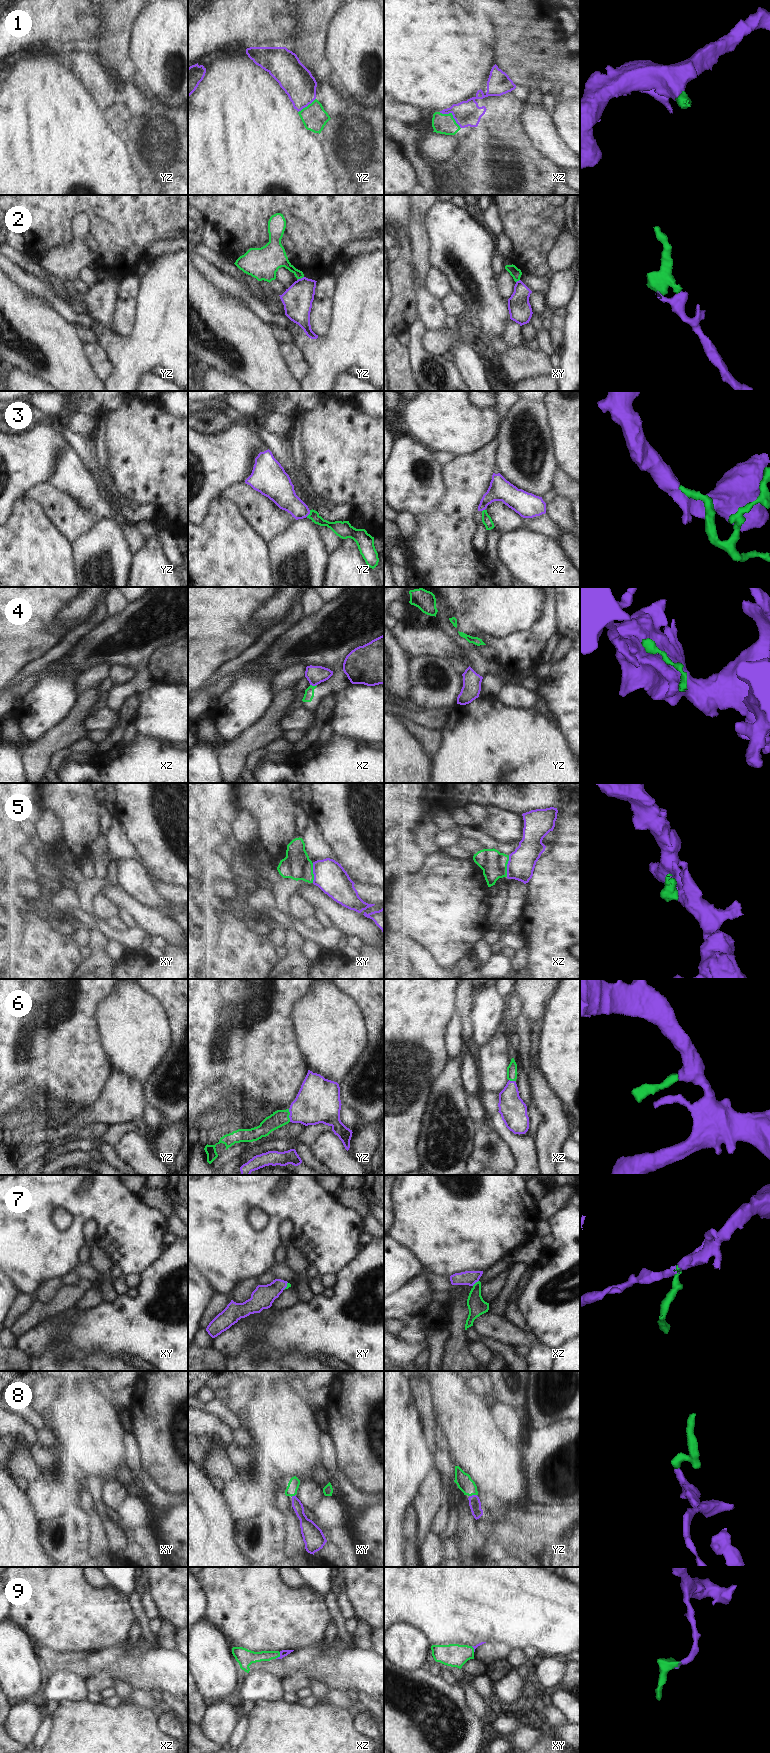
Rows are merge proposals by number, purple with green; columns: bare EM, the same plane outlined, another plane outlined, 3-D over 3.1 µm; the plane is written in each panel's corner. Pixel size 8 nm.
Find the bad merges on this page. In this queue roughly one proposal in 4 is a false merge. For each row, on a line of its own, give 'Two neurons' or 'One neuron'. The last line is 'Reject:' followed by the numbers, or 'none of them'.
1: Two neurons
2: Two neurons
3: One neuron
4: Two neurons
5: Two neurons
6: One neuron
7: One neuron
8: One neuron
9: One neuron
Reject: 1, 2, 4, 5.

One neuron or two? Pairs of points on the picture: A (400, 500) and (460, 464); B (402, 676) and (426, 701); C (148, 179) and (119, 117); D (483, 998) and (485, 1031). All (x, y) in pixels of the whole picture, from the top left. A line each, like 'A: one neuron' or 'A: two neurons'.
A: two neurons
B: two neurons
C: one neuron
D: one neuron

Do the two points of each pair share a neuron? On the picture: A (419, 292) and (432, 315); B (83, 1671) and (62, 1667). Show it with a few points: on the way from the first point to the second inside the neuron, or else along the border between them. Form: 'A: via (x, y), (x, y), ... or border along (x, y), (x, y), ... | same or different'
A: via (423, 298), (429, 309) | same
B: via (78, 1667), (67, 1667) | same

